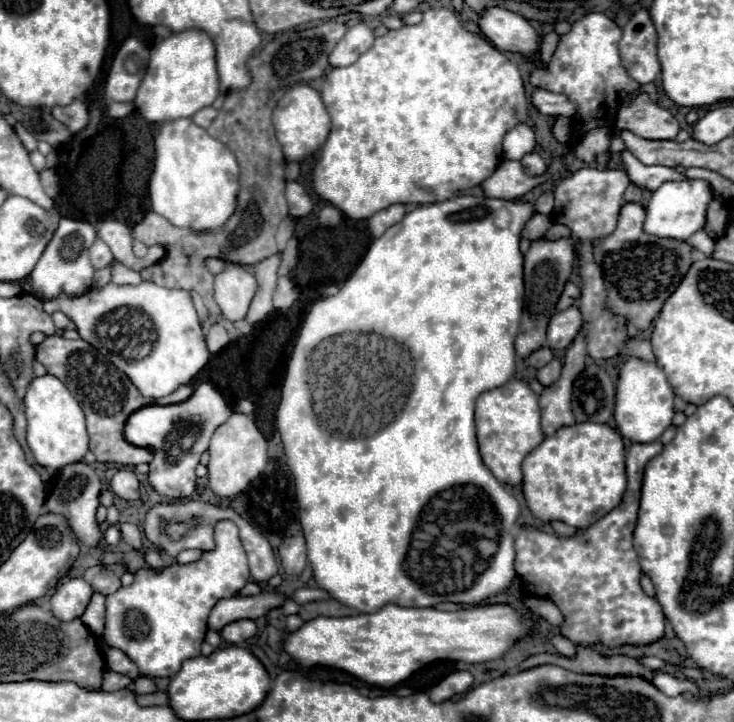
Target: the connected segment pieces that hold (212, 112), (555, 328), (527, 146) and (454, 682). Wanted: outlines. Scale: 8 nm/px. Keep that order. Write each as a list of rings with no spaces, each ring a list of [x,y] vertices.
[[[205,107],[205,109],[201,109],[201,111],[197,111],[195,115],[193,115],[193,121],[197,123],[197,125],[201,125],[201,127],[209,127],[211,125],[211,121],[217,117],[217,109],[215,107]]]
[[[577,307],[555,313],[547,327],[547,345],[551,349],[567,349],[579,333],[581,323],[581,311]]]
[[[527,123],[515,125],[503,139],[503,153],[507,159],[523,159],[535,149],[535,133]]]
[[[455,671],[447,675],[439,685],[435,685],[429,691],[429,697],[433,701],[445,701],[445,699],[451,699],[453,695],[465,693],[471,687],[471,683],[473,683],[473,677],[469,671]]]

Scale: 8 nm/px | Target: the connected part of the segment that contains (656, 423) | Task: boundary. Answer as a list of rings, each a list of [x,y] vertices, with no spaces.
[[[627,357],[619,369],[617,379],[617,403],[615,403],[615,423],[619,433],[633,443],[651,443],[661,437],[661,433],[671,425],[675,393],[667,381],[665,371],[655,361],[645,361],[639,357]]]

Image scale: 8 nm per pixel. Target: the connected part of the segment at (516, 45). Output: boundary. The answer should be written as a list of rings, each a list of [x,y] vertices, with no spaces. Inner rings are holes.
[[[489,7],[479,13],[479,29],[499,51],[531,53],[539,47],[539,35],[527,19],[501,7]]]

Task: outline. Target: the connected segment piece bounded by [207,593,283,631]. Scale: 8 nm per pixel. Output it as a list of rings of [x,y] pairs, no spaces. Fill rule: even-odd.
[[[261,593],[257,597],[229,597],[217,601],[213,607],[207,627],[213,631],[221,631],[225,625],[239,621],[239,619],[259,619],[263,617],[269,609],[281,607],[283,605],[283,595],[277,593]]]

